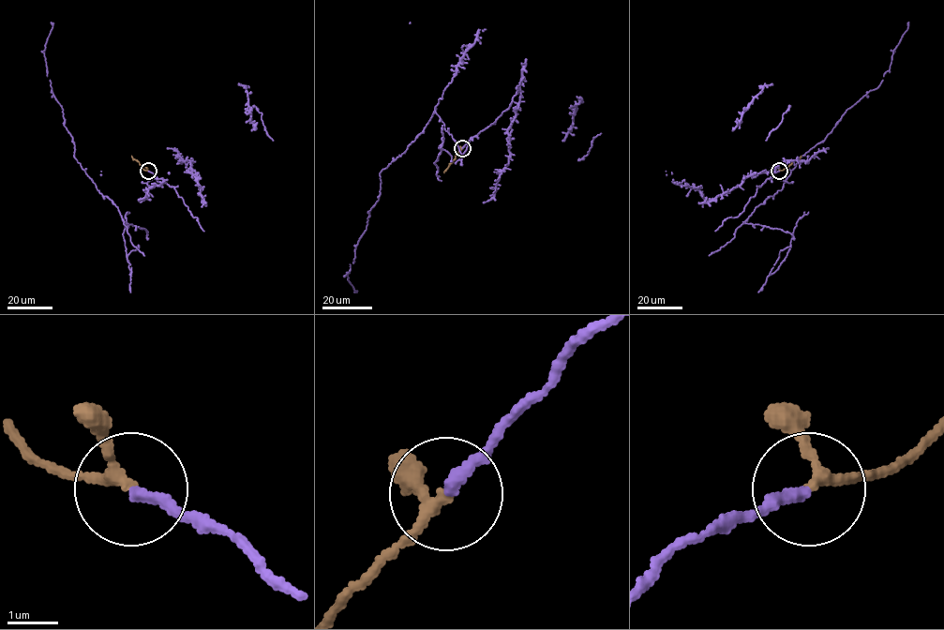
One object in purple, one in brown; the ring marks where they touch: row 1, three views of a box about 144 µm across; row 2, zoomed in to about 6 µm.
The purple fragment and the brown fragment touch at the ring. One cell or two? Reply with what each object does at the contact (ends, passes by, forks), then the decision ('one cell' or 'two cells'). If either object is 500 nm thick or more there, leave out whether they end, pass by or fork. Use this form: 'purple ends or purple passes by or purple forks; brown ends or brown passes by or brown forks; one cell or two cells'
purple ends; brown passes by; one cell

